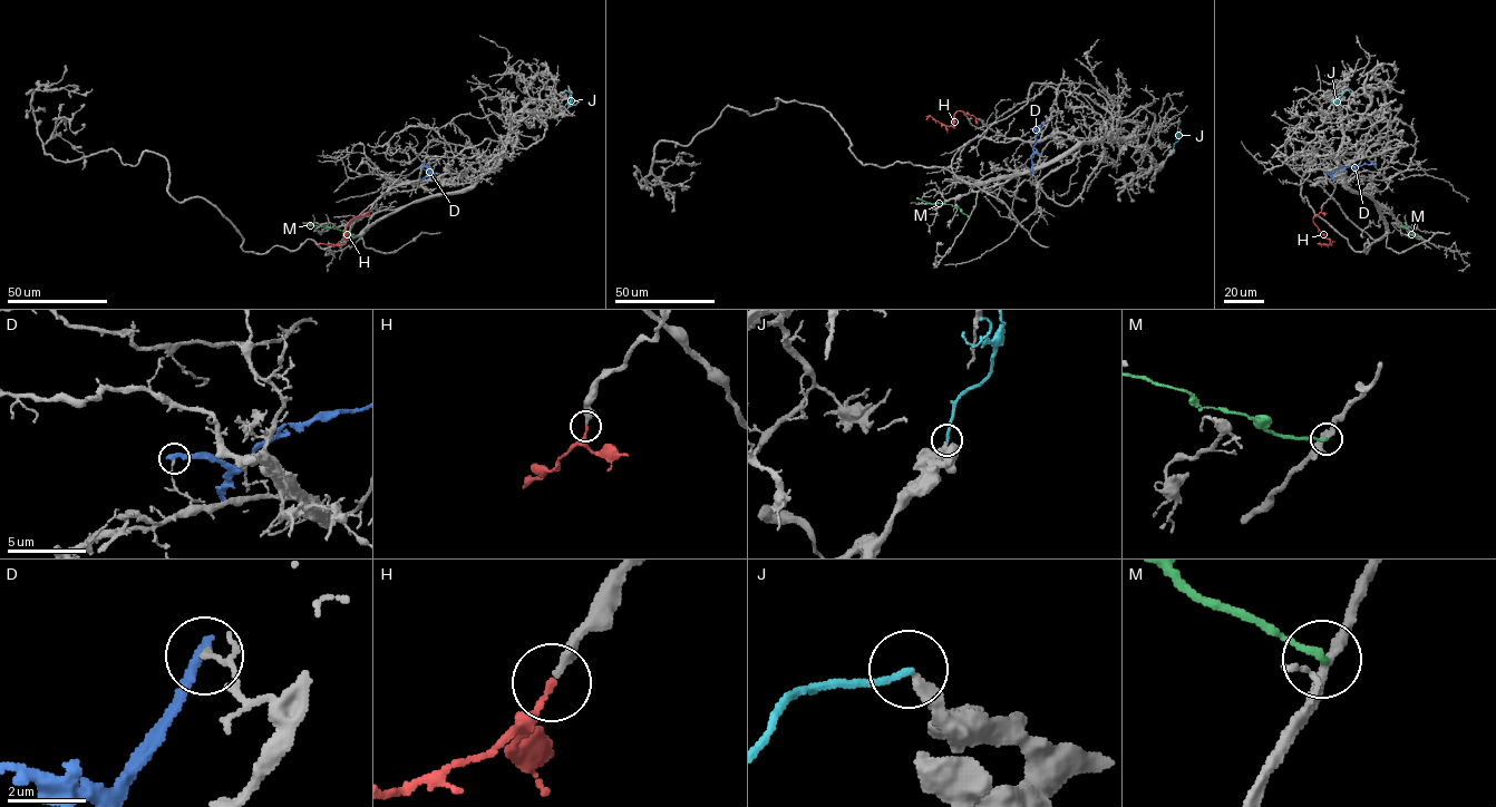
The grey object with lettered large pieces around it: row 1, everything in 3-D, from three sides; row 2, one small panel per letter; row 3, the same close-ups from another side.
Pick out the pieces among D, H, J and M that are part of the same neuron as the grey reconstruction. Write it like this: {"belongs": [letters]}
{"belongs": ["H"]}

